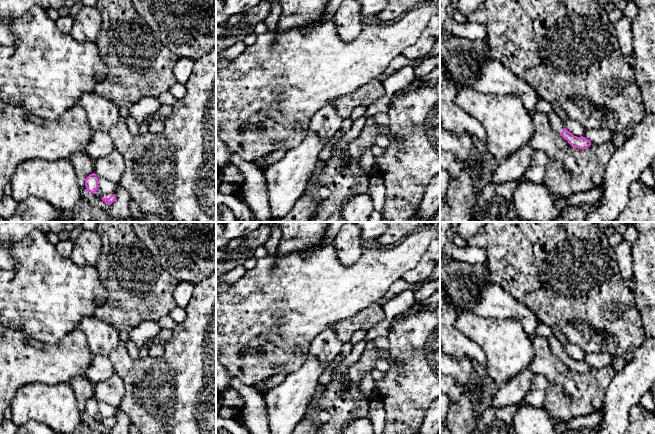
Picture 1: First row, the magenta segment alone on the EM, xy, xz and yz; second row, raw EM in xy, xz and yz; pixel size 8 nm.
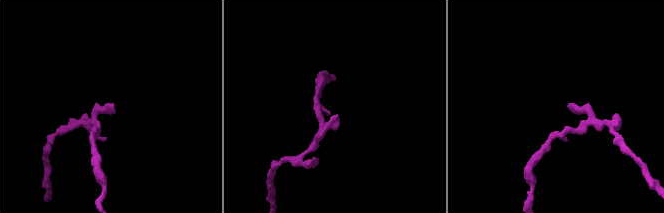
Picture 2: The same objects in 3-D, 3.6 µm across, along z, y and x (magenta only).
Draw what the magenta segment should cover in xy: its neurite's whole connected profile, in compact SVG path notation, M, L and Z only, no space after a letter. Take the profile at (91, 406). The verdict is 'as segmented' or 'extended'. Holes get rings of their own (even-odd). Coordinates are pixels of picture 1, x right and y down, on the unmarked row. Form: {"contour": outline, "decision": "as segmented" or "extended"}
{"contour": "M95 397L90 398L85 404L85 410L87 414L95 418L98 413L98 401Z", "decision": "as segmented"}

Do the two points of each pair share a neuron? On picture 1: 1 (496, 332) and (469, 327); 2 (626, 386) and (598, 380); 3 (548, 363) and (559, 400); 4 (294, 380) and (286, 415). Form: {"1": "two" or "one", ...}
{"1": "one", "2": "two", "3": "one", "4": "one"}

